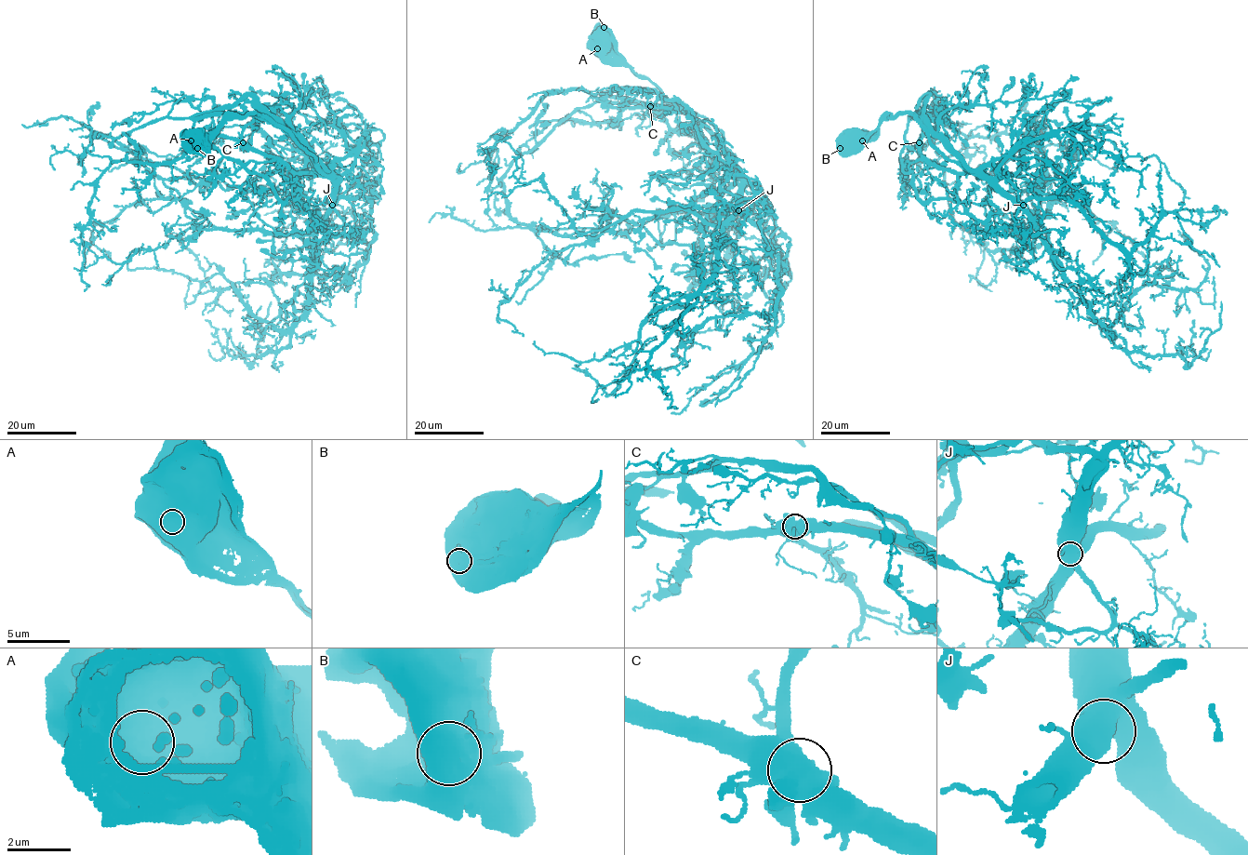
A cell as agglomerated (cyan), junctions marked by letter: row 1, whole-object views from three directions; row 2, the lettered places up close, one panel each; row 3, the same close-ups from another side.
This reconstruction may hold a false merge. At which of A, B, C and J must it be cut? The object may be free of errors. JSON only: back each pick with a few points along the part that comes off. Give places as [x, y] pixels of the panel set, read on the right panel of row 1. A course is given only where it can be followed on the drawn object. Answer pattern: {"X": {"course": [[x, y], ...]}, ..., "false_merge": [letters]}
{"false_merge": []}

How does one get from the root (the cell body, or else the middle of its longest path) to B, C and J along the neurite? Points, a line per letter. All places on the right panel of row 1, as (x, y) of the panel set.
B: (854, 138), (852, 142), (840, 148)
C: (854, 138), (858, 142), (883, 120), (914, 113), (925, 121), (919, 142)
J: (854, 138), (858, 142), (883, 120), (909, 113), (1002, 194), (1023, 205)

